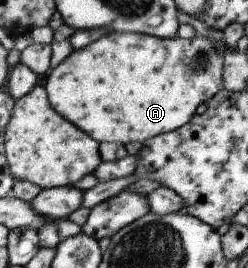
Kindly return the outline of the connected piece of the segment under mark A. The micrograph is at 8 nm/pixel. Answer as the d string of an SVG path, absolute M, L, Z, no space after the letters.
M110 32L102 36L99 40L88 45L88 47L74 50L70 57L67 57L58 67L53 68L45 83L46 89L49 92L51 103L66 119L72 123L77 124L79 128L87 131L95 140L101 144L104 142L116 142L122 145L128 143L136 143L139 141L142 145L149 141L149 139L157 138L159 135L167 134L187 123L194 117L198 107L204 103L207 105L209 101L220 91L222 91L222 75L224 75L224 55L216 51L216 45L210 41L210 38L205 36L195 36L189 39L182 39L176 36L174 39L162 39L158 36L151 36L148 34L141 34L136 32Z

